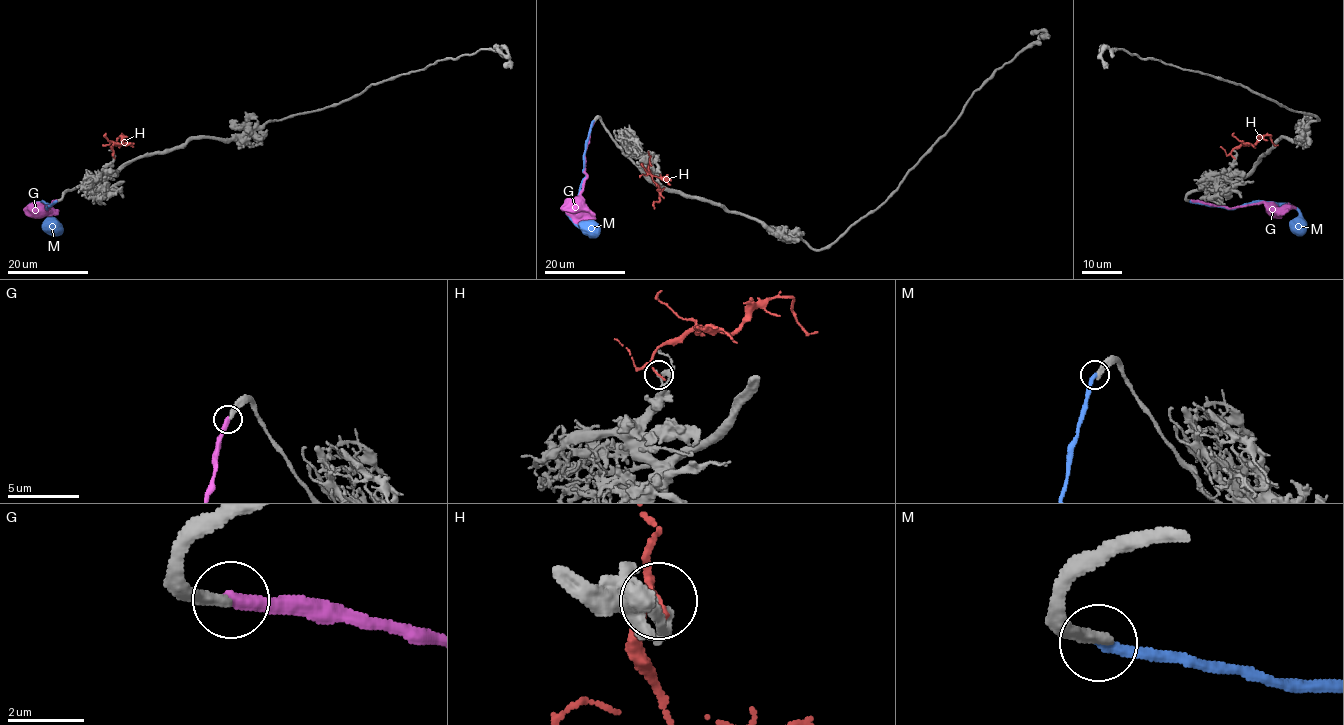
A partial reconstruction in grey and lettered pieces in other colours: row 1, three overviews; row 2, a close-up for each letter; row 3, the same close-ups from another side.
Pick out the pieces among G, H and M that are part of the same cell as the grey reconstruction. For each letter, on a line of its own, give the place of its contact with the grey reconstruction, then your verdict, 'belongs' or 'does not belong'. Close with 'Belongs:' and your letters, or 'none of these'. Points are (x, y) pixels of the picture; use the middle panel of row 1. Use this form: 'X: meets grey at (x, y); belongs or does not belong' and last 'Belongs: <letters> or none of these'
G: meets grey at (593, 122); belongs
H: meets grey at (650, 164); does not belong
M: meets grey at (593, 121); does not belong
Belongs: G

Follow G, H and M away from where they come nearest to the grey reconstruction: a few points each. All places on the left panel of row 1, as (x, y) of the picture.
G: (56, 201), (48, 208), (49, 205), (43, 203), (43, 208), (39, 206)
H: (114, 156), (112, 147), (120, 144), (123, 135), (117, 144)
M: (56, 201), (47, 209), (48, 204), (44, 201), (32, 204), (38, 205), (48, 216), (48, 227), (56, 235)

